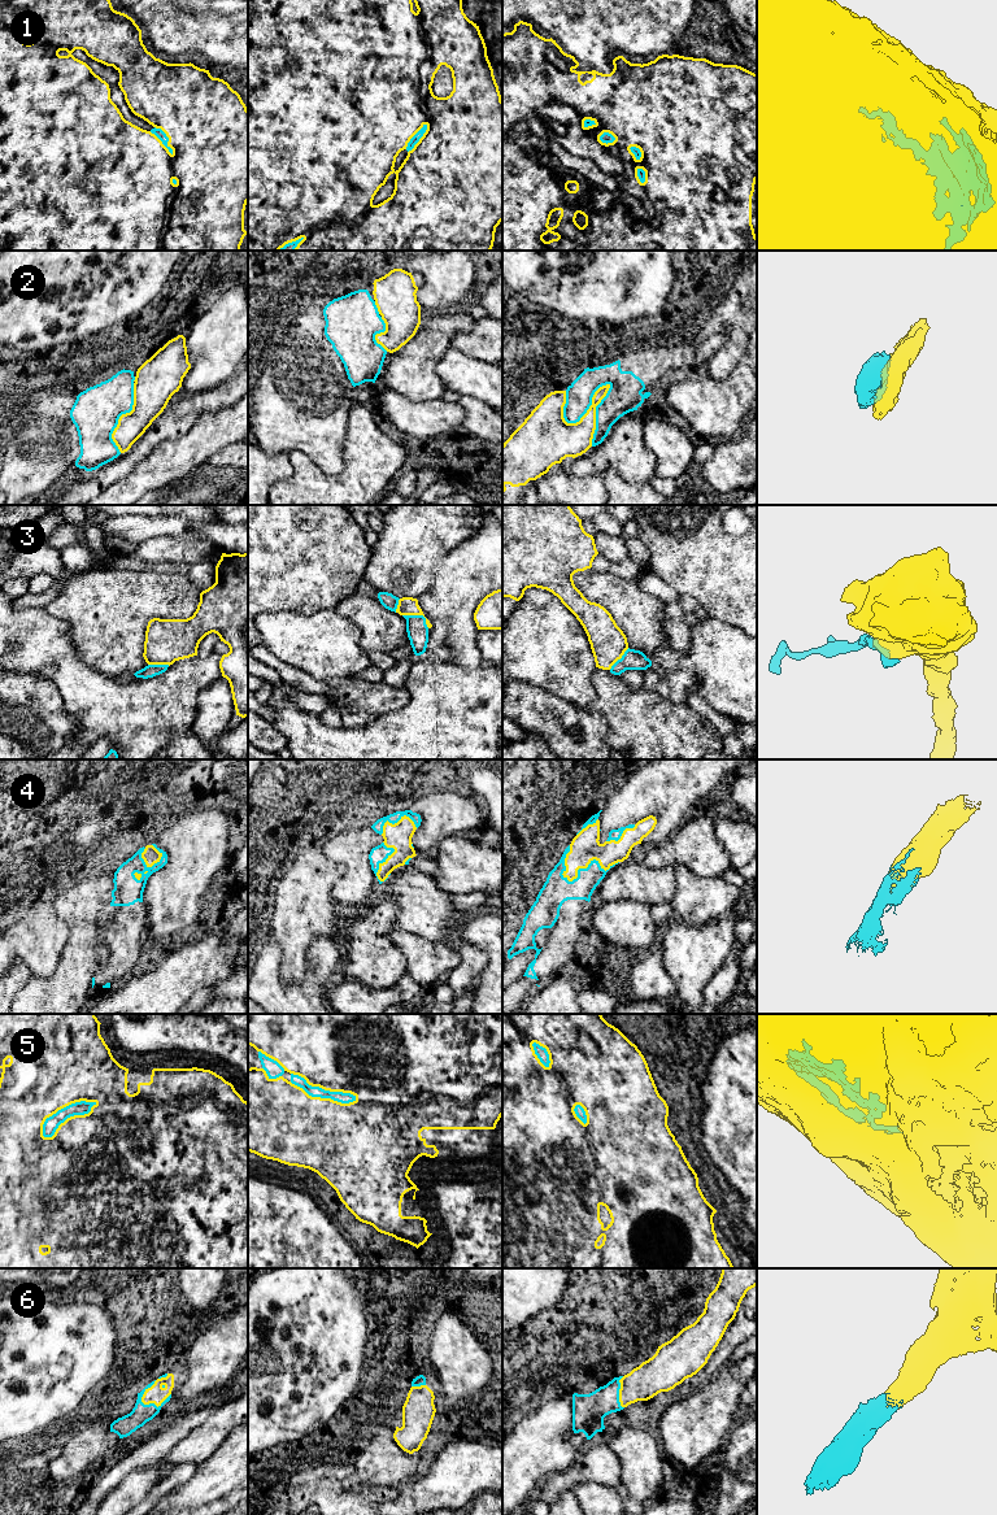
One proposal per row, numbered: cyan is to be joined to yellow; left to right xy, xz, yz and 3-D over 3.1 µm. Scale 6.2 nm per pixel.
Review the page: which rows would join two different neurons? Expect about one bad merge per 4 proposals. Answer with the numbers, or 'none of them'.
2, 3

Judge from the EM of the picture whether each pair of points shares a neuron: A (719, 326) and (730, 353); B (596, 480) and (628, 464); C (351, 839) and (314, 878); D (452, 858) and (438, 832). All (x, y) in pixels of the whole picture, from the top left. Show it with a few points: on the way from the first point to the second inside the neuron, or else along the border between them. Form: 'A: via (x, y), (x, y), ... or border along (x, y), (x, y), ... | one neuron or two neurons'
A: via (722, 332), (730, 340), (730, 347) | one neuron
B: border along (573, 473), (580, 477), (603, 474) | two neurons
C: border along (321, 848), (332, 861) | two neurons
D: border along (455, 835), (444, 839), (431, 857) | two neurons

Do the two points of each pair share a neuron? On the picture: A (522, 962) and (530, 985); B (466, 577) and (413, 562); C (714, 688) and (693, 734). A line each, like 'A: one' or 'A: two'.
A: two
B: two
C: two

